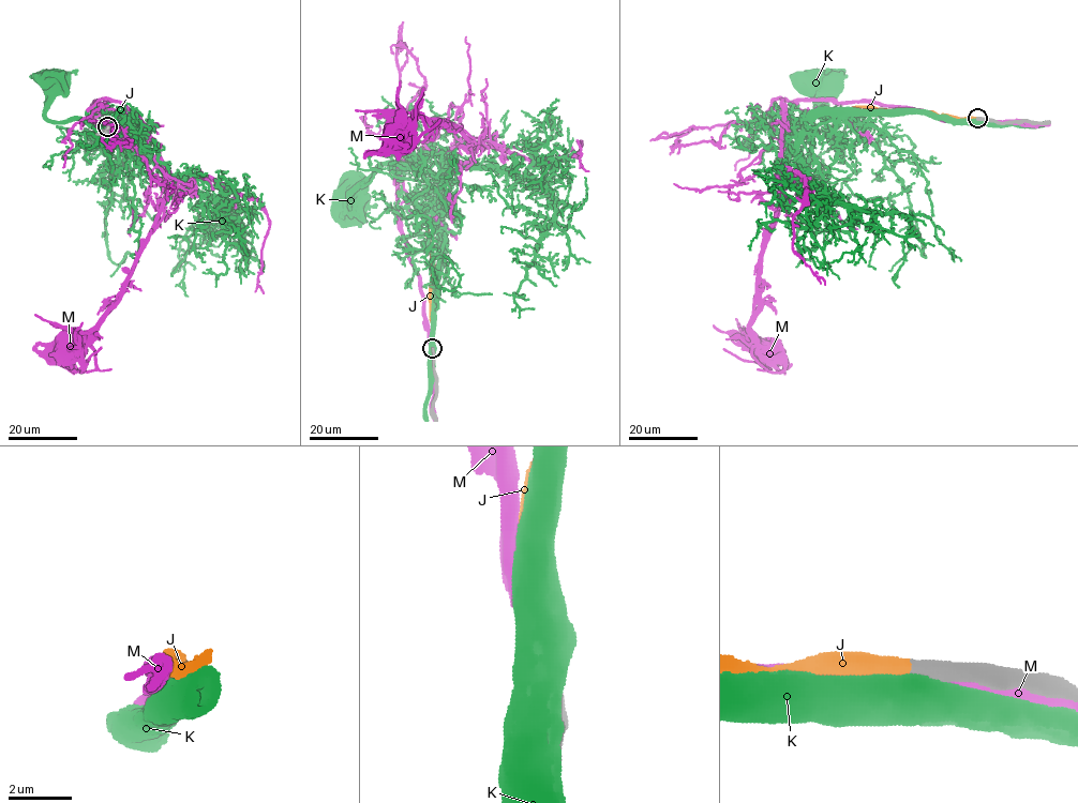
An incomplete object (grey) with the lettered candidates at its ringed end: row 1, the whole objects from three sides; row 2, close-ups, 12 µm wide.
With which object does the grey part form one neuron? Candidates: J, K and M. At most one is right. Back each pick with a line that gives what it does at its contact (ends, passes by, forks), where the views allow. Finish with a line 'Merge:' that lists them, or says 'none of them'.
J: it ends there
Merge: J

